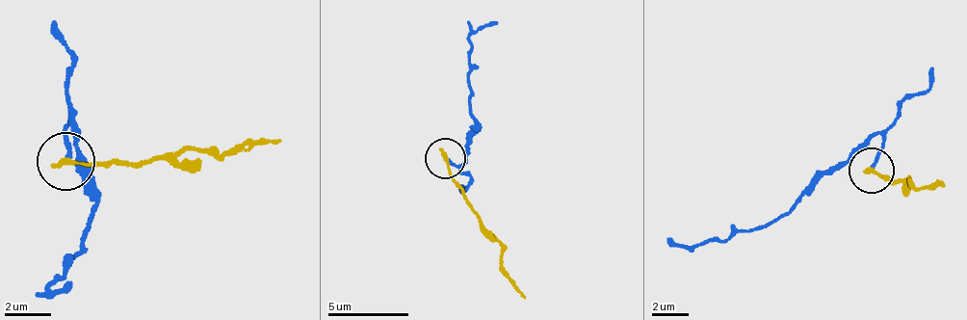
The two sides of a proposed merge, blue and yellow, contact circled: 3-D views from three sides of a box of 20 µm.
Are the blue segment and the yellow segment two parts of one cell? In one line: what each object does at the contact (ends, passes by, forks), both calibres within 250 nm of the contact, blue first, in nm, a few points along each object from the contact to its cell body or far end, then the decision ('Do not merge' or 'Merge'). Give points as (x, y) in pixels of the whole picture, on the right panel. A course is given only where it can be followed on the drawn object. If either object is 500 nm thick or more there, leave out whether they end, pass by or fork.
At the ring blue ends. At the ring yellow ends. Thickness 180 nm (blue) against 240 nm. Course of blue: (873, 169), (880, 138), (768, 225), (734, 231), (721, 241), (703, 239), (691, 249), (666, 236). Course of yellow: (873, 169), (934, 190), (942, 186). Do not merge

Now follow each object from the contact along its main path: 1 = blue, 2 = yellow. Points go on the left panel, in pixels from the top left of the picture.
1: (65, 159), (71, 118), (94, 206), (82, 247), (62, 263), (65, 277), (49, 280), (53, 294), (68, 280)
2: (65, 159), (206, 153), (233, 155), (281, 142)

